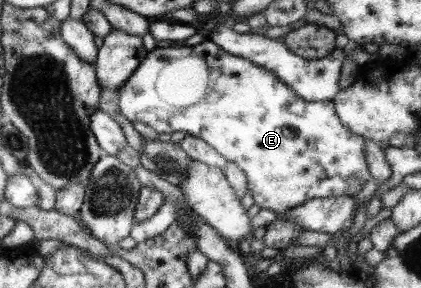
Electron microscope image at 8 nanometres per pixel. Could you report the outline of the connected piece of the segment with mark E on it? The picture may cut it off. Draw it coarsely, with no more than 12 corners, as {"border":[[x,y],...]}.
{"border":[[206,39],[158,44],[118,112],[186,132],[276,214],[370,177],[365,138]]}

